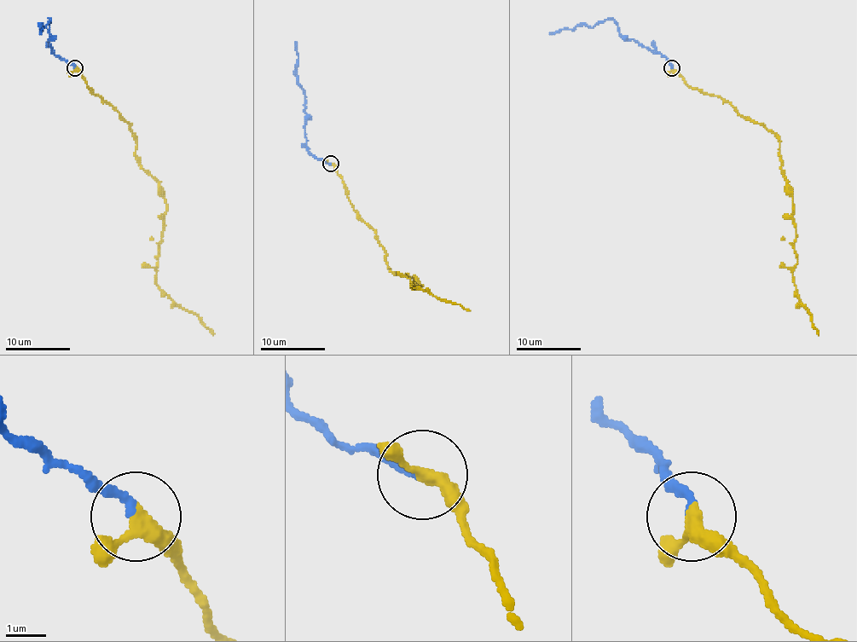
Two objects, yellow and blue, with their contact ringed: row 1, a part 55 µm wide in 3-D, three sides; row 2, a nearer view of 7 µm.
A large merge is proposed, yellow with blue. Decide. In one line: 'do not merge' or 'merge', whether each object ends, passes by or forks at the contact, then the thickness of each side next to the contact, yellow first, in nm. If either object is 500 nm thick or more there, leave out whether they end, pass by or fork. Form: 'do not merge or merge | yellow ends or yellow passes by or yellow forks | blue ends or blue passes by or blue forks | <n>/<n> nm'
merge | yellow passes by | blue ends | 320/190 nm

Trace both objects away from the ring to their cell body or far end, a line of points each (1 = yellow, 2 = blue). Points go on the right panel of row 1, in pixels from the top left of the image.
1: (671, 68), (689, 86), (720, 95), (778, 139), (783, 176), (792, 198), (797, 259), (794, 285), (819, 333)
2: (671, 68), (658, 52), (626, 39), (612, 20), (599, 21), (592, 27), (579, 25), (572, 29), (549, 32)

